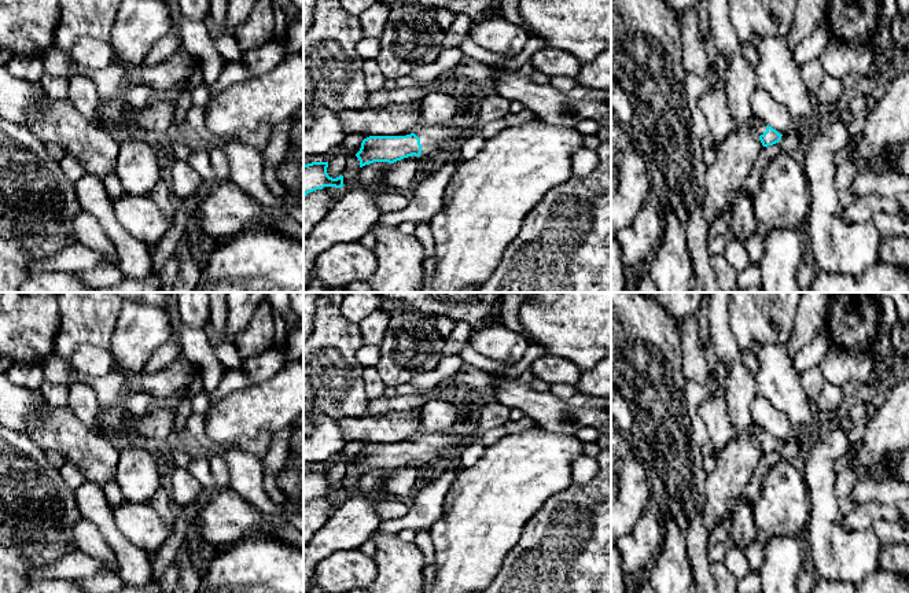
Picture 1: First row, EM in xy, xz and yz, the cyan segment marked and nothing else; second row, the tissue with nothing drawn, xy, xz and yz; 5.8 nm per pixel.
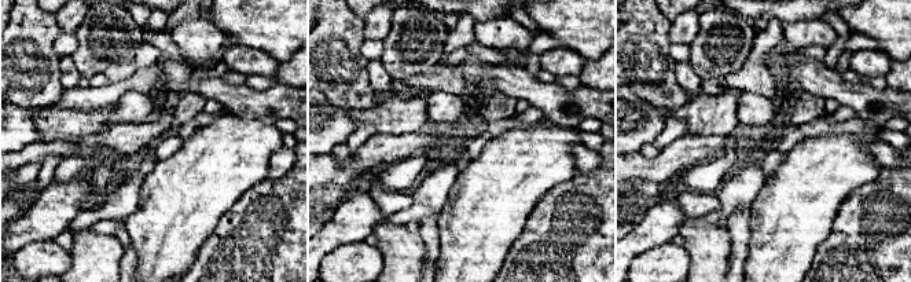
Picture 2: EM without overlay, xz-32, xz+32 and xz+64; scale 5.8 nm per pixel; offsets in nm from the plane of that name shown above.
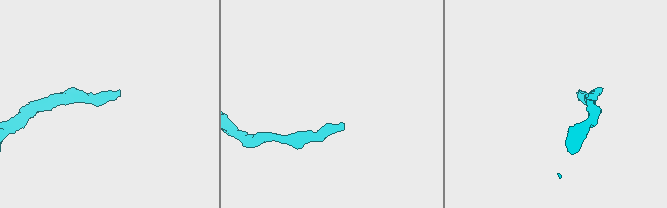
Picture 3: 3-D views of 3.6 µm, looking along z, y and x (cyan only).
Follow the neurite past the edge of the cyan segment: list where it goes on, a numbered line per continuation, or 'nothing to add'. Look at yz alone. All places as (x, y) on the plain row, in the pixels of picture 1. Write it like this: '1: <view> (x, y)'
1: yz (758, 434)

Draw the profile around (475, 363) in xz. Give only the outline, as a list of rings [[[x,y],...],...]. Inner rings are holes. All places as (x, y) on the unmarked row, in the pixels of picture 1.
[[[470,343],[463,346],[457,354],[461,357],[467,371],[472,372],[474,375],[482,377],[487,377],[490,375],[519,377],[522,372],[526,371],[534,360],[545,357],[549,353],[544,346],[530,343],[522,360],[509,368],[504,368],[498,365],[496,361],[483,357],[482,354],[475,351]]]

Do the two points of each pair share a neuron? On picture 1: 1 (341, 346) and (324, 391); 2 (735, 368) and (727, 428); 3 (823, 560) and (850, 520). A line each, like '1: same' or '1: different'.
1: same
2: different
3: different

